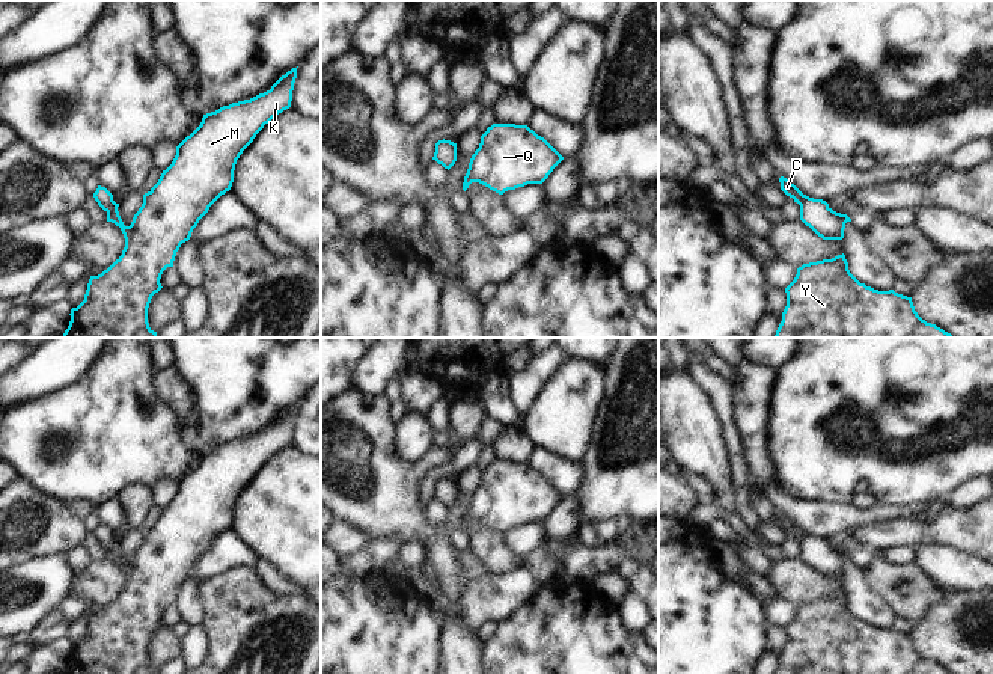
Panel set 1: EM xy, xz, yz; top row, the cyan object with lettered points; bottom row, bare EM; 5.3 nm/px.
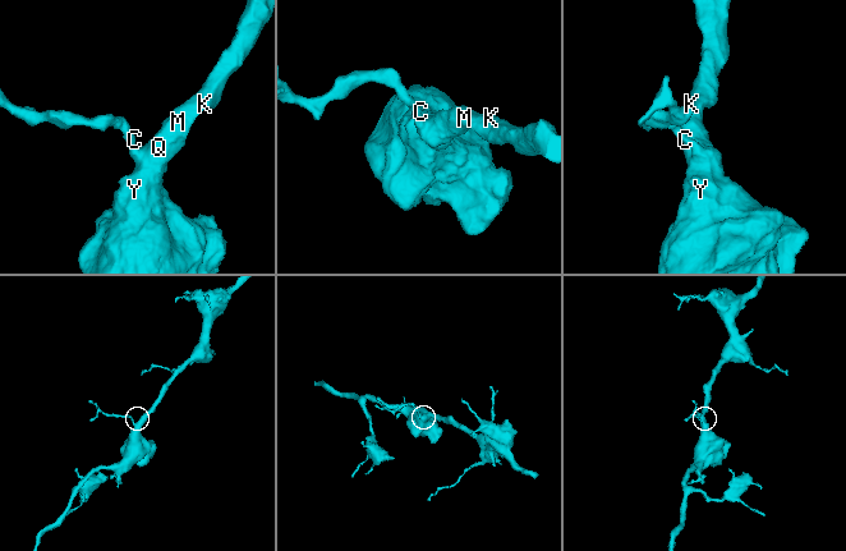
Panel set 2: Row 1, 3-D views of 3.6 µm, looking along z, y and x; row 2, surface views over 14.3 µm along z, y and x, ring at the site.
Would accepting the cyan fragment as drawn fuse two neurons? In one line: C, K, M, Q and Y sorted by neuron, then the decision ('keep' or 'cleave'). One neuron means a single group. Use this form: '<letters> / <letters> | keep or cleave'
C K M Q Y | keep

